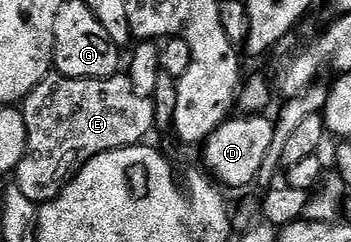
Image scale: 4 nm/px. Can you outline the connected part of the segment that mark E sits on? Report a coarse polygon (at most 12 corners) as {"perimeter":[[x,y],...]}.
{"perimeter":[[51,74],[20,105],[16,185],[54,200],[92,158],[143,143],[129,75]]}

